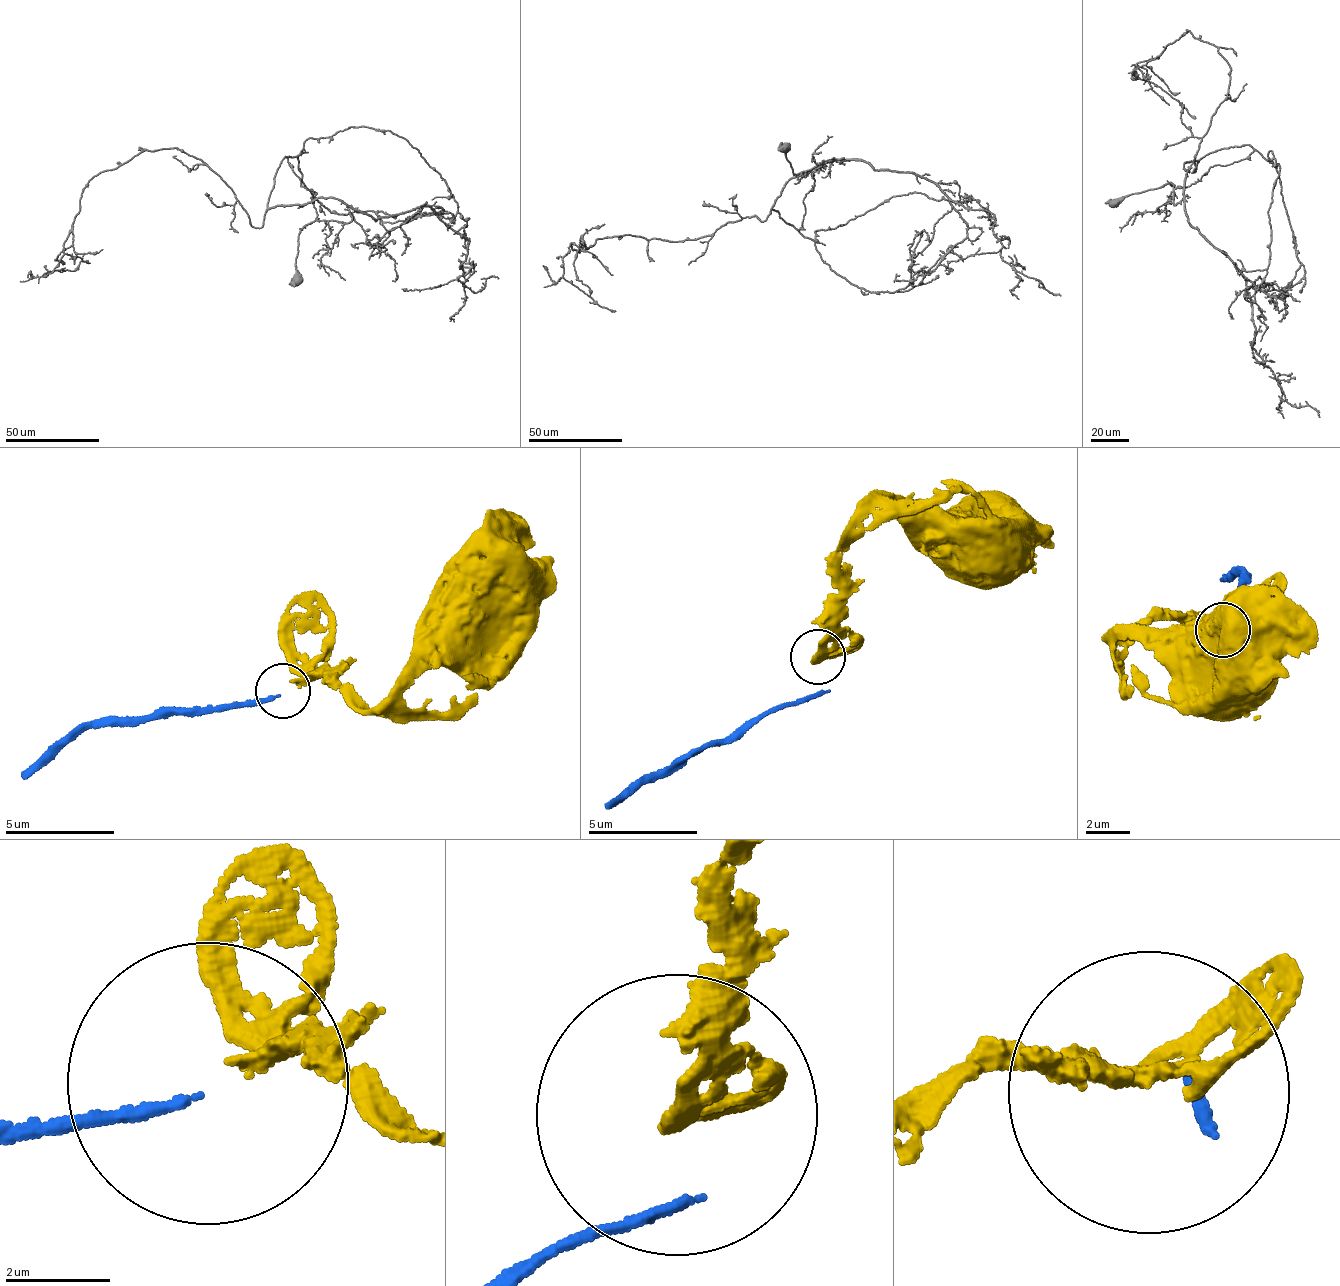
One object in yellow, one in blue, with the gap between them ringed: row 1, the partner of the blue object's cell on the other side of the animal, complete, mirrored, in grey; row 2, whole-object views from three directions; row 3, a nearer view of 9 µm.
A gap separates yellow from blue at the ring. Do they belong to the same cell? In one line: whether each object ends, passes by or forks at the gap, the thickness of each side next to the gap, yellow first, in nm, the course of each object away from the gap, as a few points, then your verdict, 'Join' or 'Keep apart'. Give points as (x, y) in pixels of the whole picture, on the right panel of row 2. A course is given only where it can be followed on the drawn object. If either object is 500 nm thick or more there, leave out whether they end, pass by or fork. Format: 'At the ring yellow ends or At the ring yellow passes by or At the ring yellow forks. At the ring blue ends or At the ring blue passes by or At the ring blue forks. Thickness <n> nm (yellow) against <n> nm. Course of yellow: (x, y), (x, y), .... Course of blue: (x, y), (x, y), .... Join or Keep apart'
At the ring yellow ends. At the ring blue ends. Thickness 360 nm (yellow) against 220 nm. Course of yellow: (1227, 618), (1134, 624), (1119, 643), (1111, 641), (1128, 632), (1191, 653), (1218, 675), (1225, 675). Course of blue: (1245, 646), (1238, 566), (1219, 579). Keep apart

